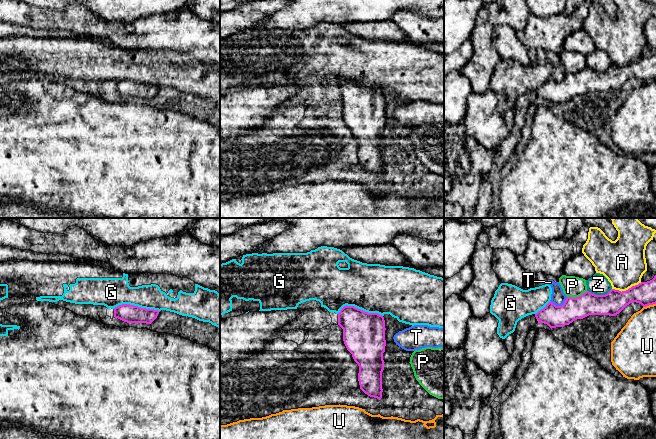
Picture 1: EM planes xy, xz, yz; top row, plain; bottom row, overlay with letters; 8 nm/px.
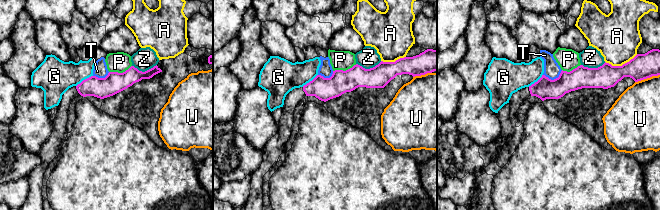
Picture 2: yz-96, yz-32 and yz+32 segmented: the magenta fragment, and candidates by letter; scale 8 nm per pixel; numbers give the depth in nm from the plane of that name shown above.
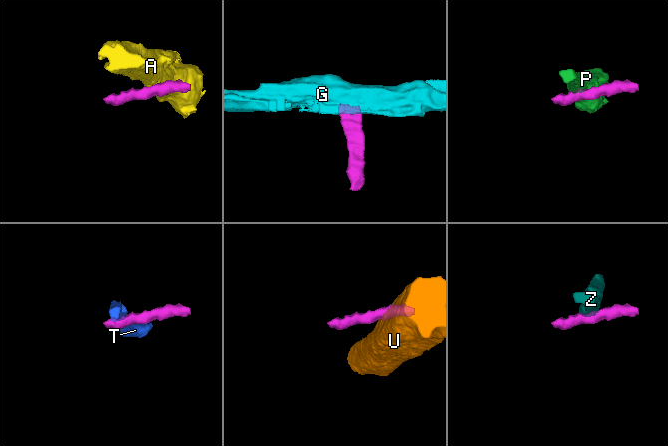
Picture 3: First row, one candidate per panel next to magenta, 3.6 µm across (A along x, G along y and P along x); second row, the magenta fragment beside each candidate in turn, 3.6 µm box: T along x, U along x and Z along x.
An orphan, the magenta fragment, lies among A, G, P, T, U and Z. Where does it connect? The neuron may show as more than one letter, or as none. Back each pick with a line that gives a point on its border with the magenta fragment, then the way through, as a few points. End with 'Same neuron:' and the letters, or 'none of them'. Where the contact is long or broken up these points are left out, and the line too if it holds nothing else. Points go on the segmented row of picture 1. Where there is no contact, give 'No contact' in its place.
Same neuron: none of them

